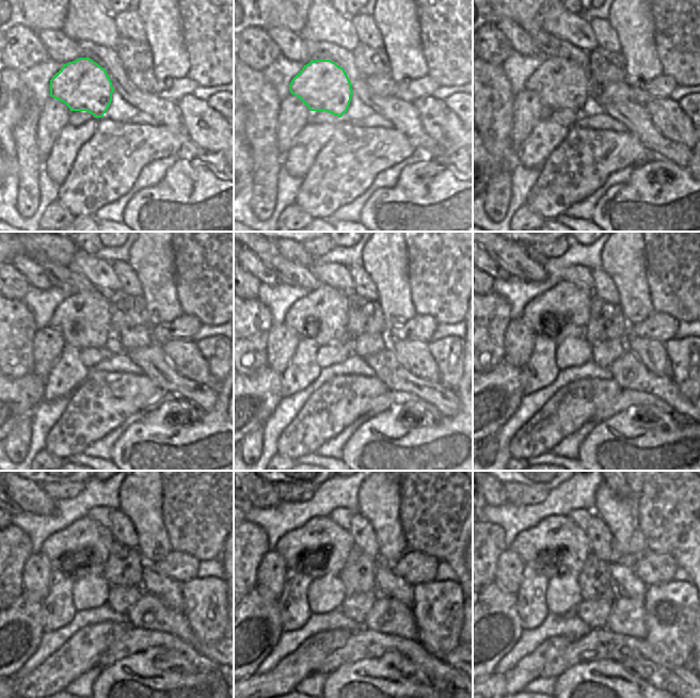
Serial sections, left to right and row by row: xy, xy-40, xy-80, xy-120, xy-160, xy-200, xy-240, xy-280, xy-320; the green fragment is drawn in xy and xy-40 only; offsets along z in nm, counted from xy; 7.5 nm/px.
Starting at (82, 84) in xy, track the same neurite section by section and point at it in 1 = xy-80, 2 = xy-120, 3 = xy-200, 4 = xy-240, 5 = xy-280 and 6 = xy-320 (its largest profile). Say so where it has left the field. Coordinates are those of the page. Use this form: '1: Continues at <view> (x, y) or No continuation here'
1: Continues at xy-80 (560, 83)
2: Continues at xy-120 (83, 319)
3: Continues at xy-200 (562, 312)
4: Continues at xy-240 (84, 545)
5: Continues at xy-280 (323, 545)
6: Continues at xy-320 (556, 542).

